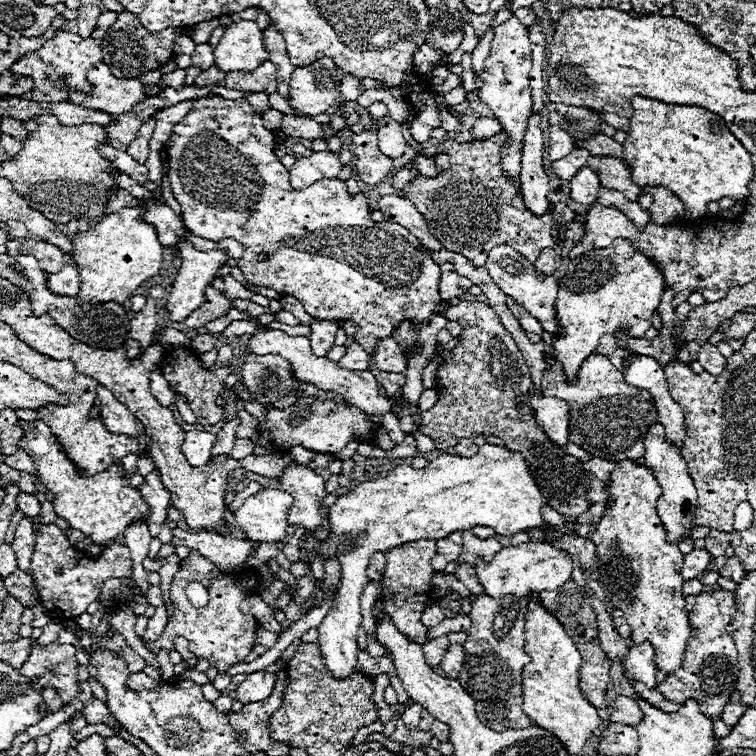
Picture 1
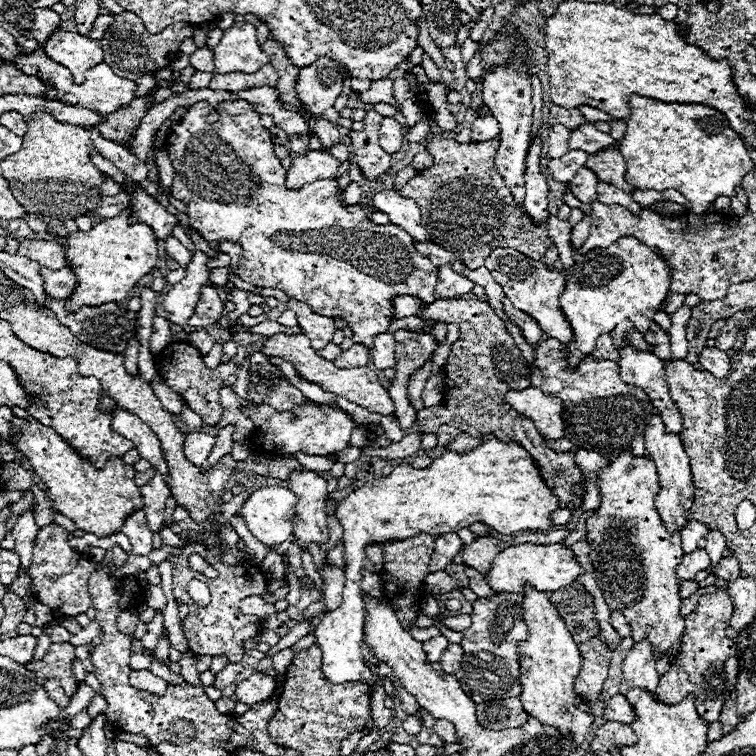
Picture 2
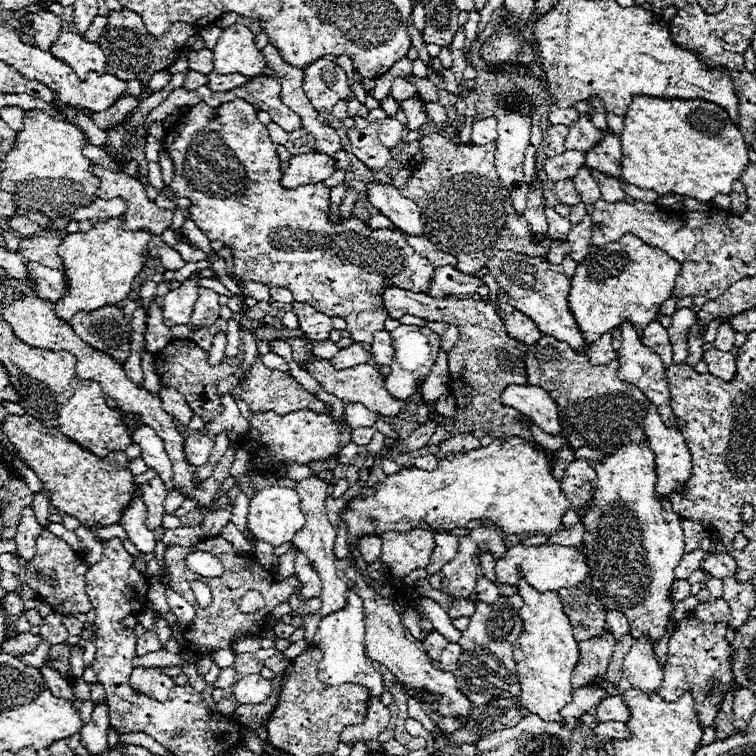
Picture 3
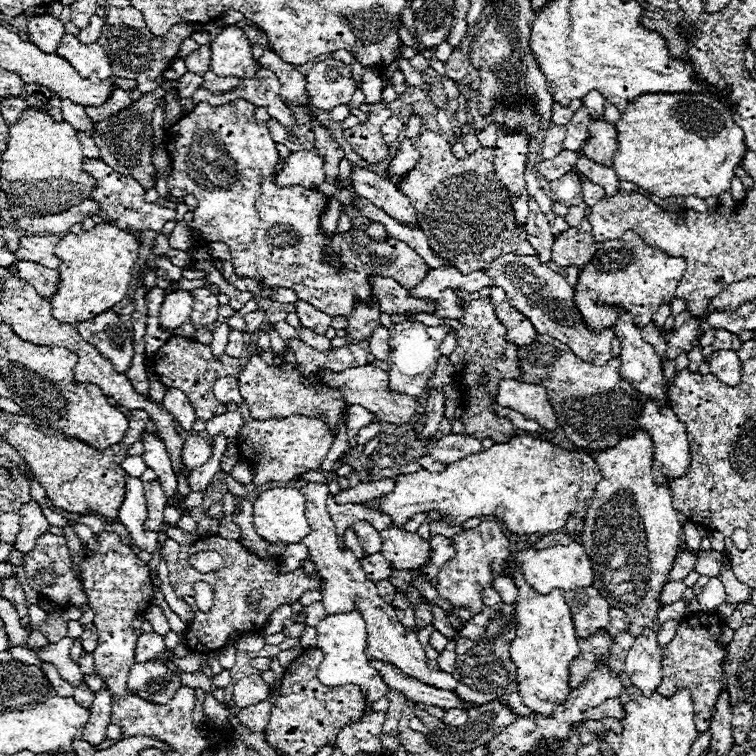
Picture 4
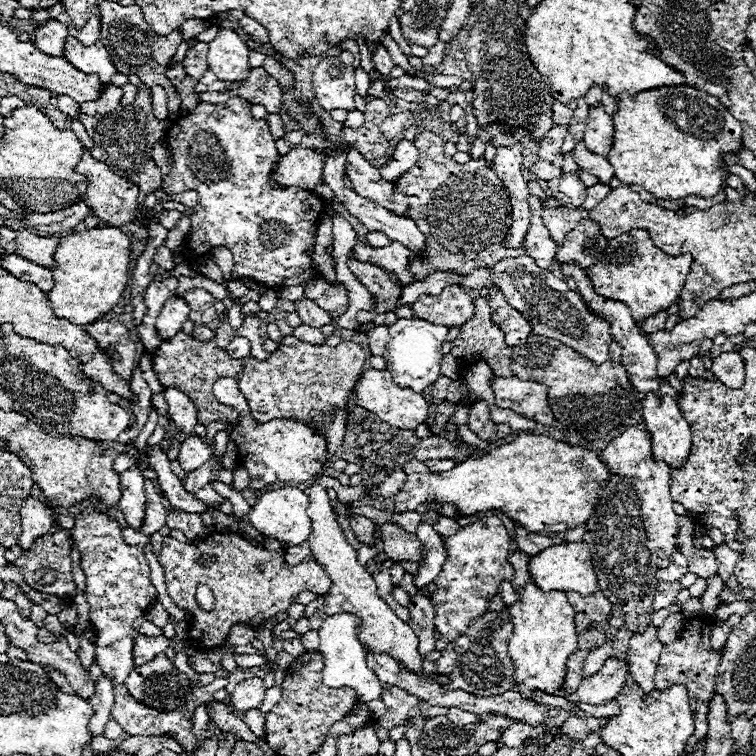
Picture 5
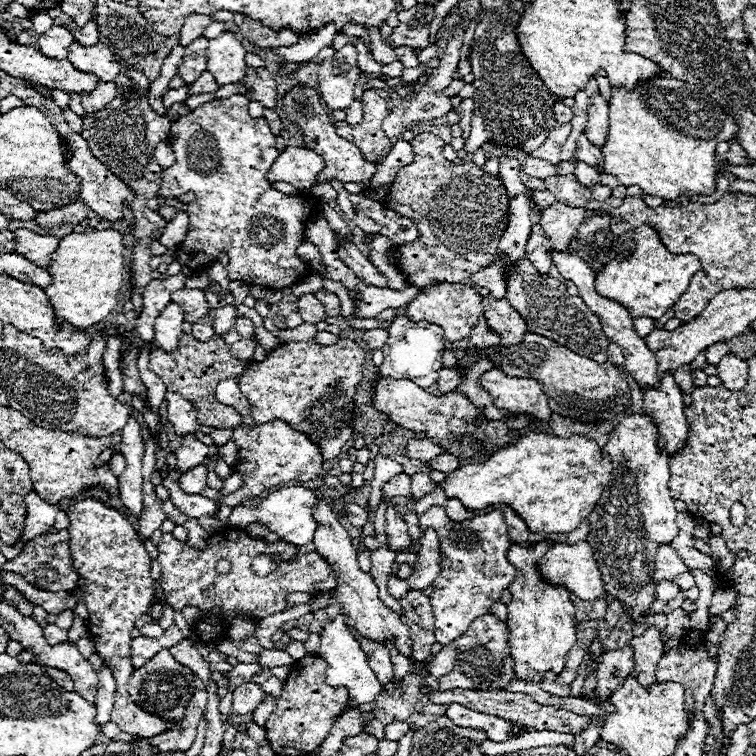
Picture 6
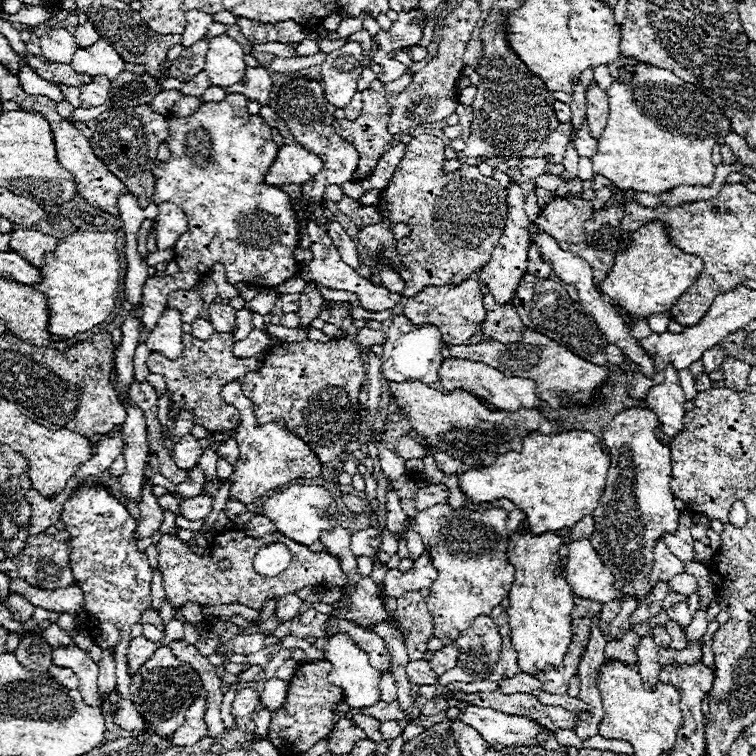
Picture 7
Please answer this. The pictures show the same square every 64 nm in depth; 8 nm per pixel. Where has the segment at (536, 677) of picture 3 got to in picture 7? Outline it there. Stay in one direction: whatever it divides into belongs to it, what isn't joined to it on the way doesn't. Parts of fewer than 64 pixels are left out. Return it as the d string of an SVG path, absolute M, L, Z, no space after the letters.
M530 530L526 534L512 534L508 542L508 560L516 568L514 584L510 588L510 640L518 656L520 672L538 676L542 668L554 666L560 668L564 654L572 644L572 588L564 582L562 576L554 576L558 564L558 546L562 538L548 532L536 536Z

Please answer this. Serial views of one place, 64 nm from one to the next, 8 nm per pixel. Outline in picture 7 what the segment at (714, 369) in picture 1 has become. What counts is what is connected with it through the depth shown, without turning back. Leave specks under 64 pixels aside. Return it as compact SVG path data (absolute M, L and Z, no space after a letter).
M726 356L720 370L724 372L724 386L730 388L730 390L746 390L748 386L748 374L750 374L750 364L746 362L740 362L736 358L730 358Z

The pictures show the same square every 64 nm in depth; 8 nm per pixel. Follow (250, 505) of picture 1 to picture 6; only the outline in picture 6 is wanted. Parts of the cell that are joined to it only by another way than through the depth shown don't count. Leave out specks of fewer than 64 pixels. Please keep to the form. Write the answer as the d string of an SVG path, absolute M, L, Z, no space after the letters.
M288 486L288 488L280 488L272 494L268 494L266 498L260 500L260 504L250 510L244 506L236 506L230 514L230 524L236 528L244 528L250 522L260 522L262 526L266 526L270 532L274 532L280 540L292 542L294 546L304 546L308 542L312 542L314 538L314 530L316 530L316 522L312 518L312 506L316 502L316 496L312 490L302 488L302 486Z

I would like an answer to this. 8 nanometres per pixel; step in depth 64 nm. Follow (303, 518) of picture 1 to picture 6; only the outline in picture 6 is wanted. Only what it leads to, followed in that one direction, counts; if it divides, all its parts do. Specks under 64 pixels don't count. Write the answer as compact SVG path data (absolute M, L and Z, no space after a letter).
M316 488L316 504L314 504L314 512L312 516L316 518L316 524L318 524L318 530L314 532L314 546L316 546L316 552L332 566L336 578L338 578L338 586L334 588L334 594L332 594L332 600L330 604L324 608L326 614L330 618L334 618L336 614L340 614L340 610L346 612L346 616L350 618L352 626L358 630L358 634L374 640L374 642L380 642L386 646L386 642L390 638L394 638L396 642L396 648L402 652L402 656L406 656L410 662L412 660L412 646L410 646L410 628L398 618L396 612L392 612L380 598L378 598L378 586L374 584L372 576L368 572L362 572L358 568L358 562L356 562L356 550L350 542L350 536L346 532L346 528L340 524L338 516L332 512L332 508L328 506L328 500L322 496L322 490Z

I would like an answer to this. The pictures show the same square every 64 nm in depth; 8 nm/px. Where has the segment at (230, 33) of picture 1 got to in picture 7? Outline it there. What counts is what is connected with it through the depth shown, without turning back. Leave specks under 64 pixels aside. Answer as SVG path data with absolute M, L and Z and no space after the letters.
M220 34L212 38L208 54L206 54L204 70L206 74L210 74L210 82L214 86L226 88L240 82L246 70L242 46L228 34Z

